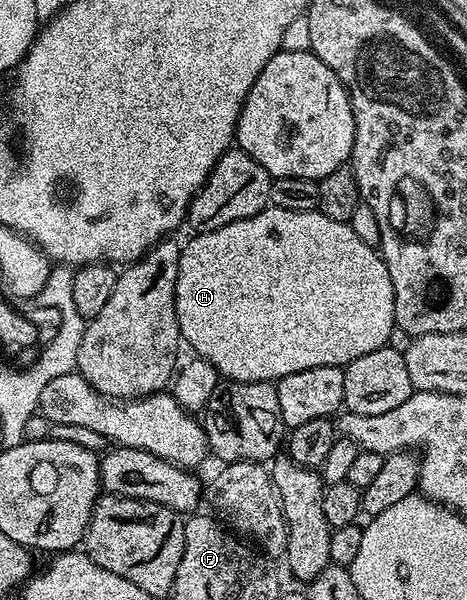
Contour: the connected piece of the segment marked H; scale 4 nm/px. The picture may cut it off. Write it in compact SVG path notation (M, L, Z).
M267 208L262 210L258 215L254 215L250 219L238 219L234 223L226 223L226 227L218 227L218 231L210 231L209 233L198 233L191 238L193 241L184 241L180 258L178 259L178 279L176 280L176 314L178 315L178 327L180 328L180 336L183 344L188 345L193 350L195 356L208 361L220 374L221 378L229 381L271 381L273 383L280 380L286 375L294 375L294 371L306 371L310 367L330 367L331 365L345 366L354 359L358 359L358 355L370 355L370 351L378 351L385 348L389 344L388 341L394 334L396 329L396 316L394 315L394 283L390 283L390 271L386 271L386 263L383 257L373 246L362 243L362 239L358 239L358 235L354 235L351 224L347 221L339 221L338 219L330 219L322 212L311 213L310 211L282 211L281 209Z

